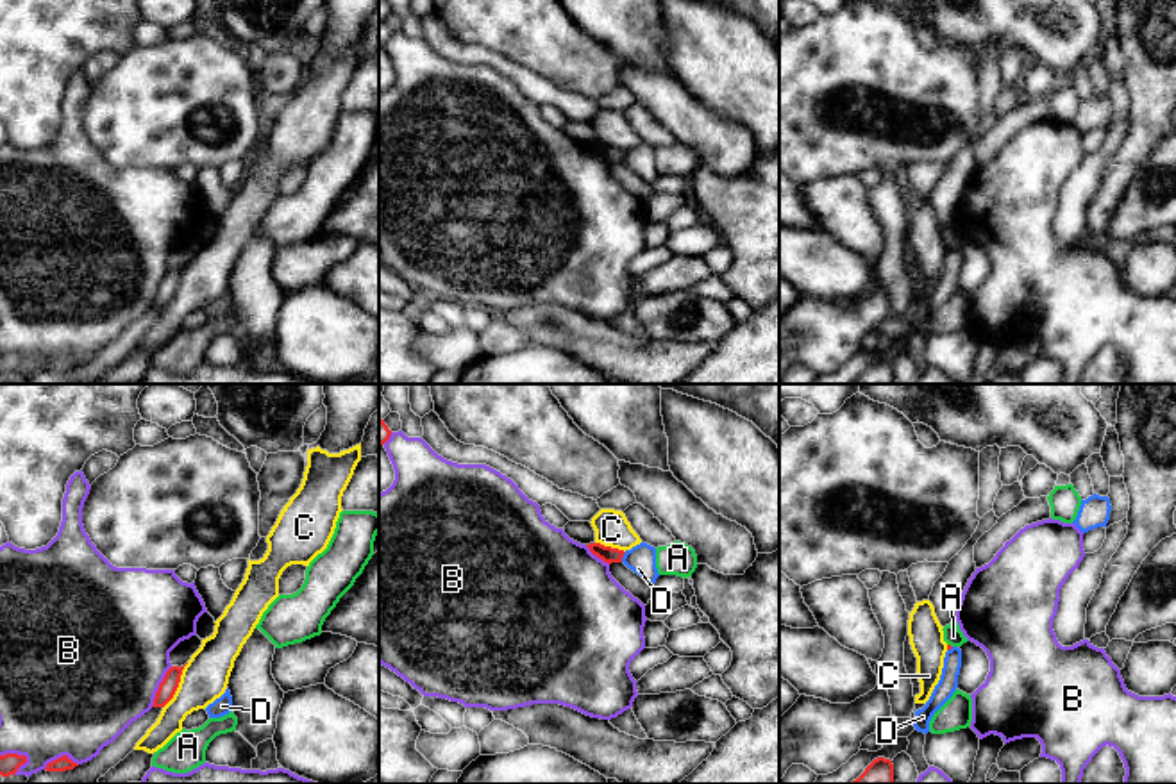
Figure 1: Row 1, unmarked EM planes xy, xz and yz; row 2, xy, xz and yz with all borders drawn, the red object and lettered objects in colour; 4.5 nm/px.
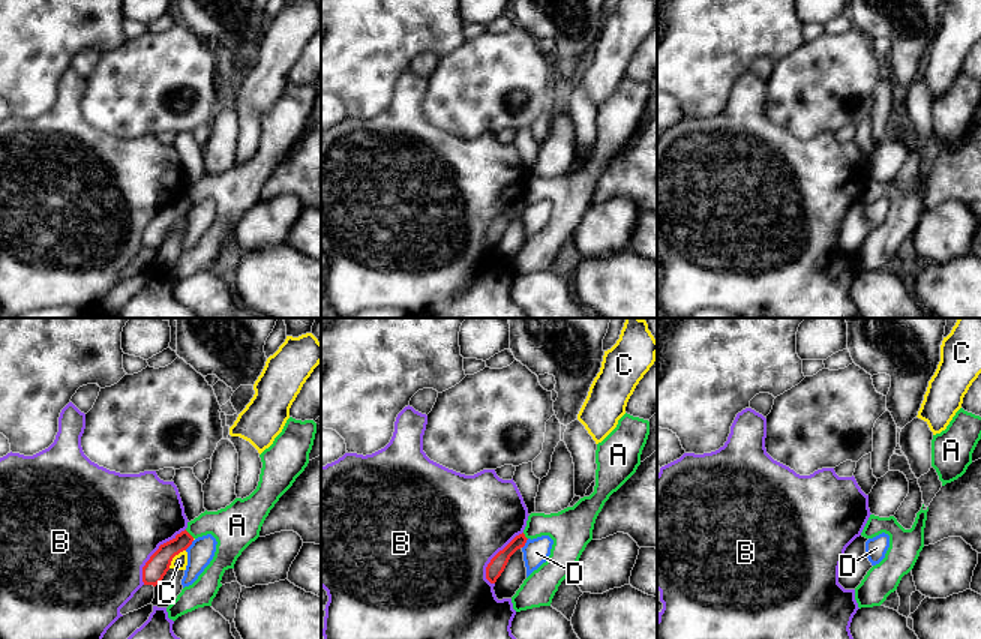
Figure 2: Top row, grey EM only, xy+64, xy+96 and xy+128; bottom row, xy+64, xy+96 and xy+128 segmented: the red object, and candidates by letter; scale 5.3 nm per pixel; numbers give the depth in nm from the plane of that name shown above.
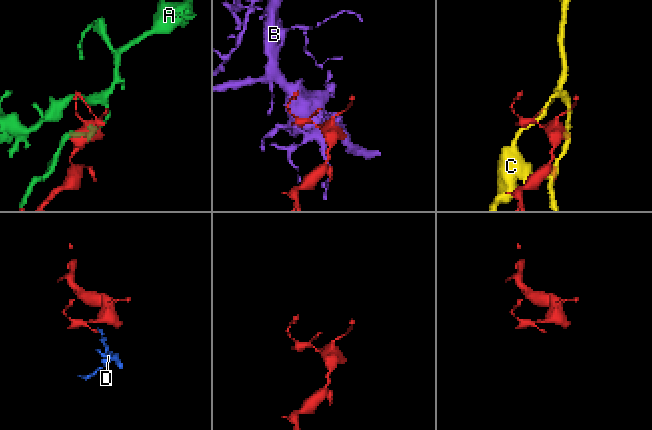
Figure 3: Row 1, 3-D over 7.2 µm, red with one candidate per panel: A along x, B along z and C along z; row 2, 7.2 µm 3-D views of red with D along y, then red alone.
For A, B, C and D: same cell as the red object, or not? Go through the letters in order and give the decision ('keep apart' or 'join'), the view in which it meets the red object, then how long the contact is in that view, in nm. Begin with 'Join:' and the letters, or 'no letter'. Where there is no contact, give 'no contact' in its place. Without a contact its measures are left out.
Join: no letter
A: keep apart; contact in yz; length 30 nm
B: keep apart; contact in xy; length 200 nm
C: keep apart; contact in xy; length 240 nm
D: keep apart; contact in xz; length 50 nm

